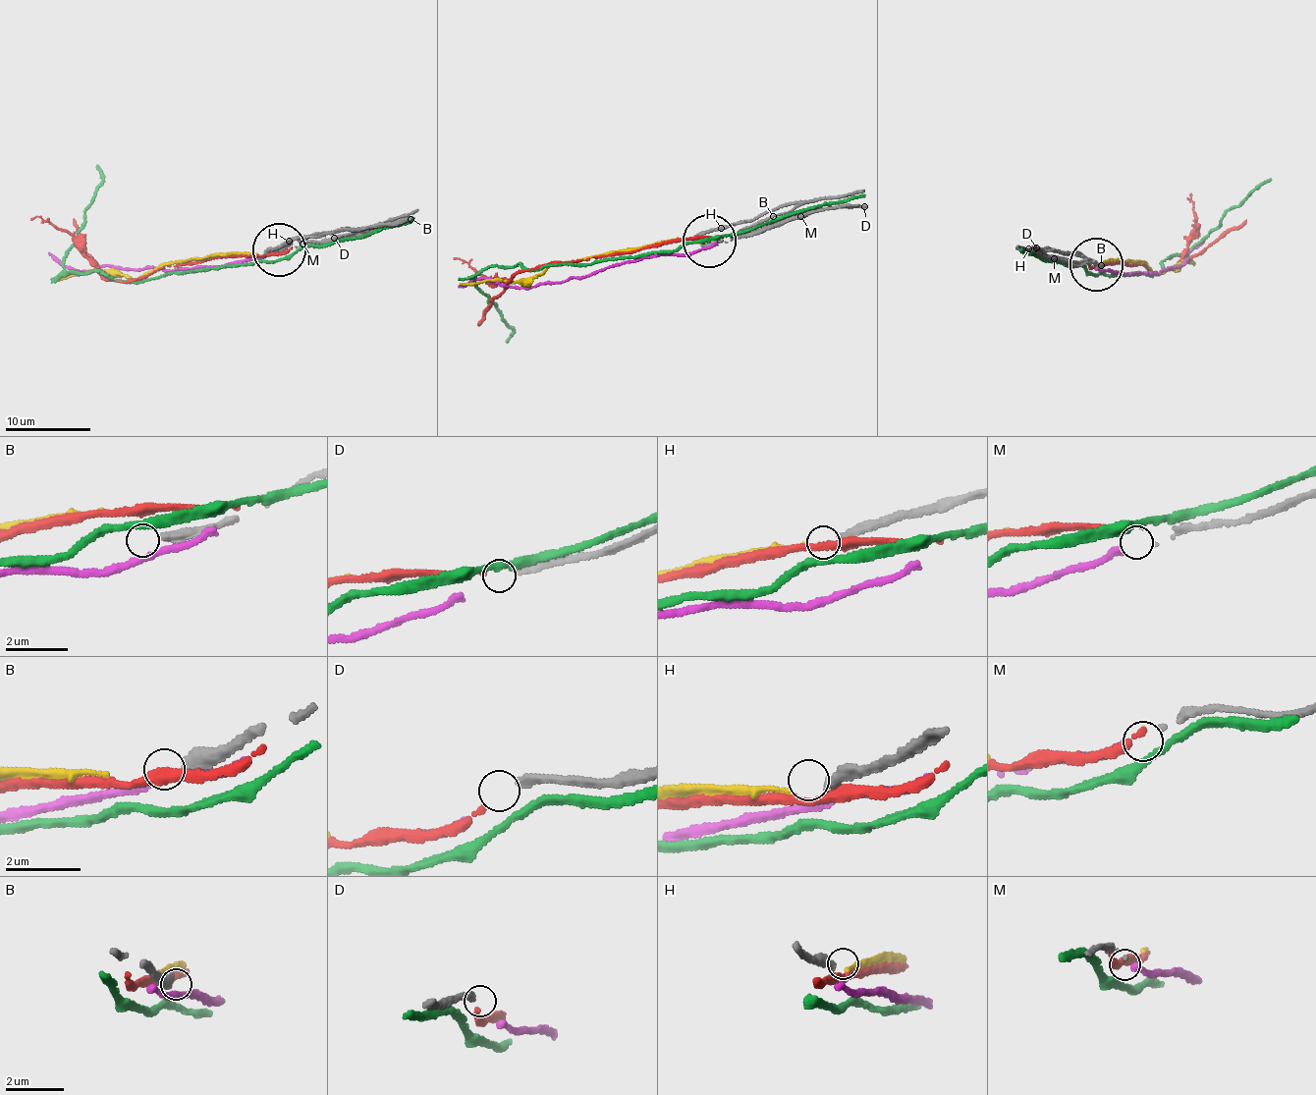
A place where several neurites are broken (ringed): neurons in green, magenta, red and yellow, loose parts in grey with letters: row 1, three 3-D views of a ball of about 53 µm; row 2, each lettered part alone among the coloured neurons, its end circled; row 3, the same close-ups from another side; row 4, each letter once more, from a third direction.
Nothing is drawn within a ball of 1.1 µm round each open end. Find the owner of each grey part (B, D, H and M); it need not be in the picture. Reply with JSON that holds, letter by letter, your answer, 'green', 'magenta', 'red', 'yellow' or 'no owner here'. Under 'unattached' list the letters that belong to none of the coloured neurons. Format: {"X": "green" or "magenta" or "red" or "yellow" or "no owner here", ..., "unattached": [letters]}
{"B": "no owner here", "D": "red", "H": "no owner here", "M": "magenta", "unattached": ["B", "H"]}

